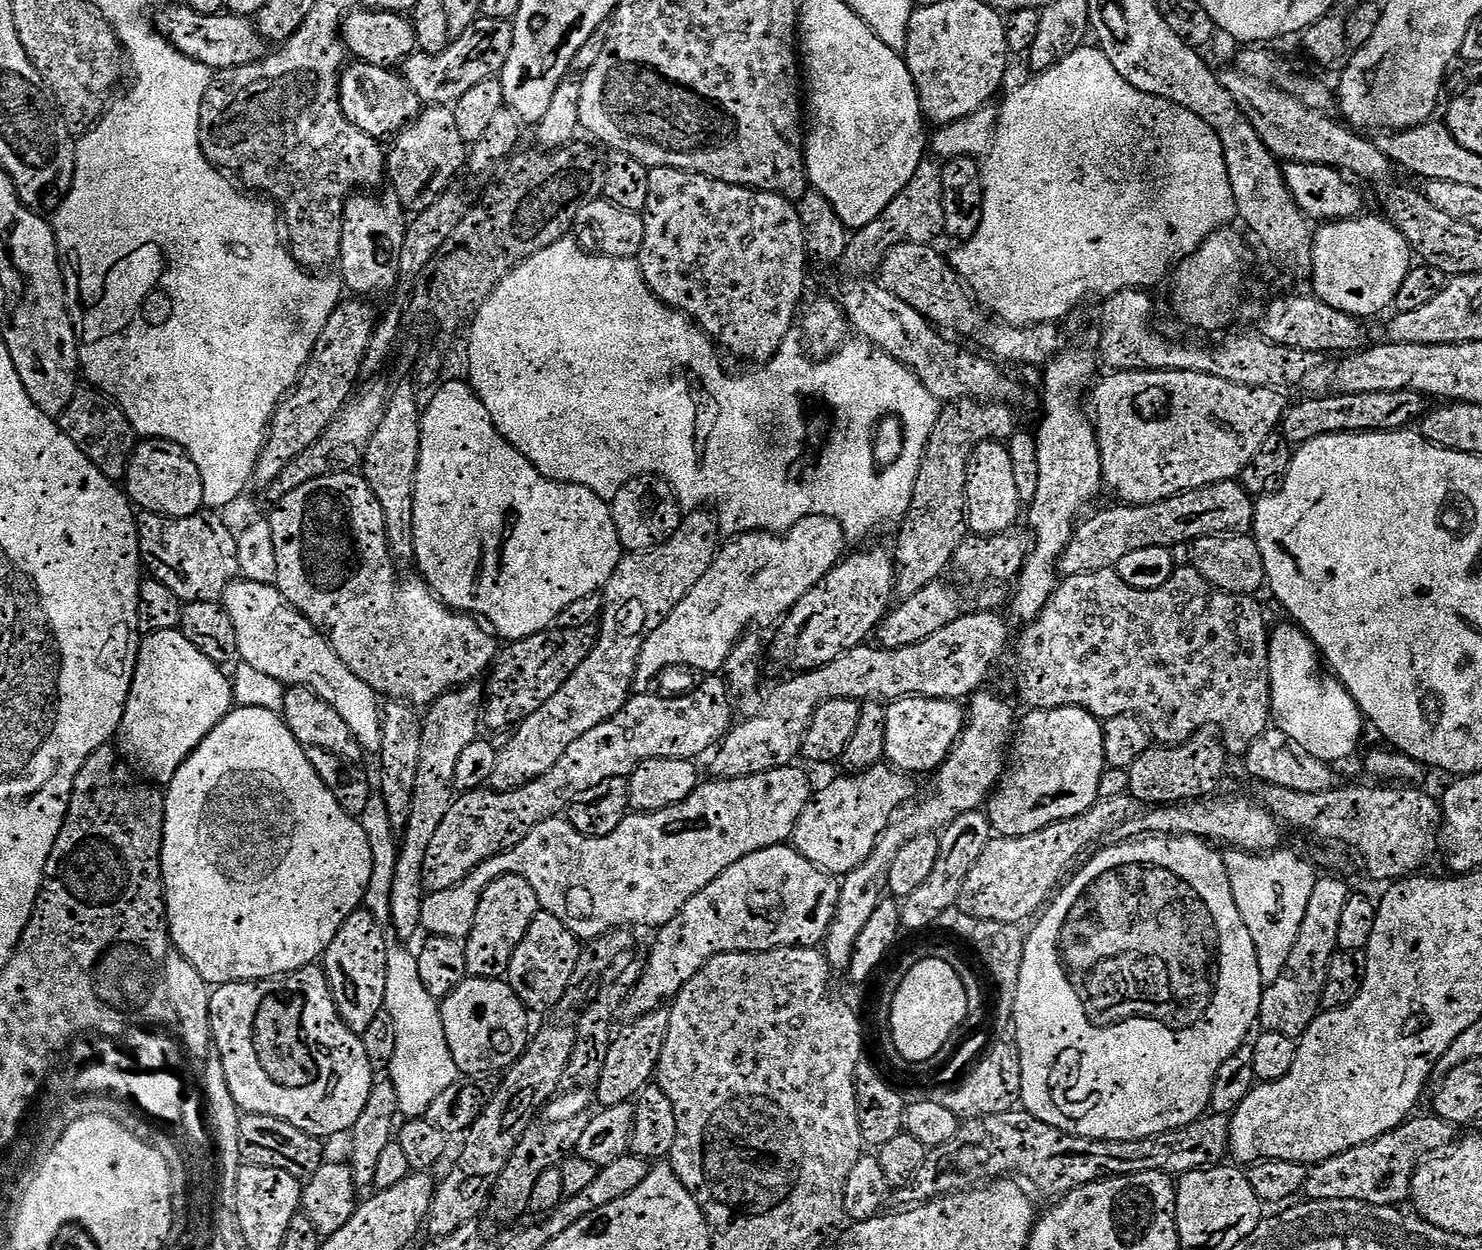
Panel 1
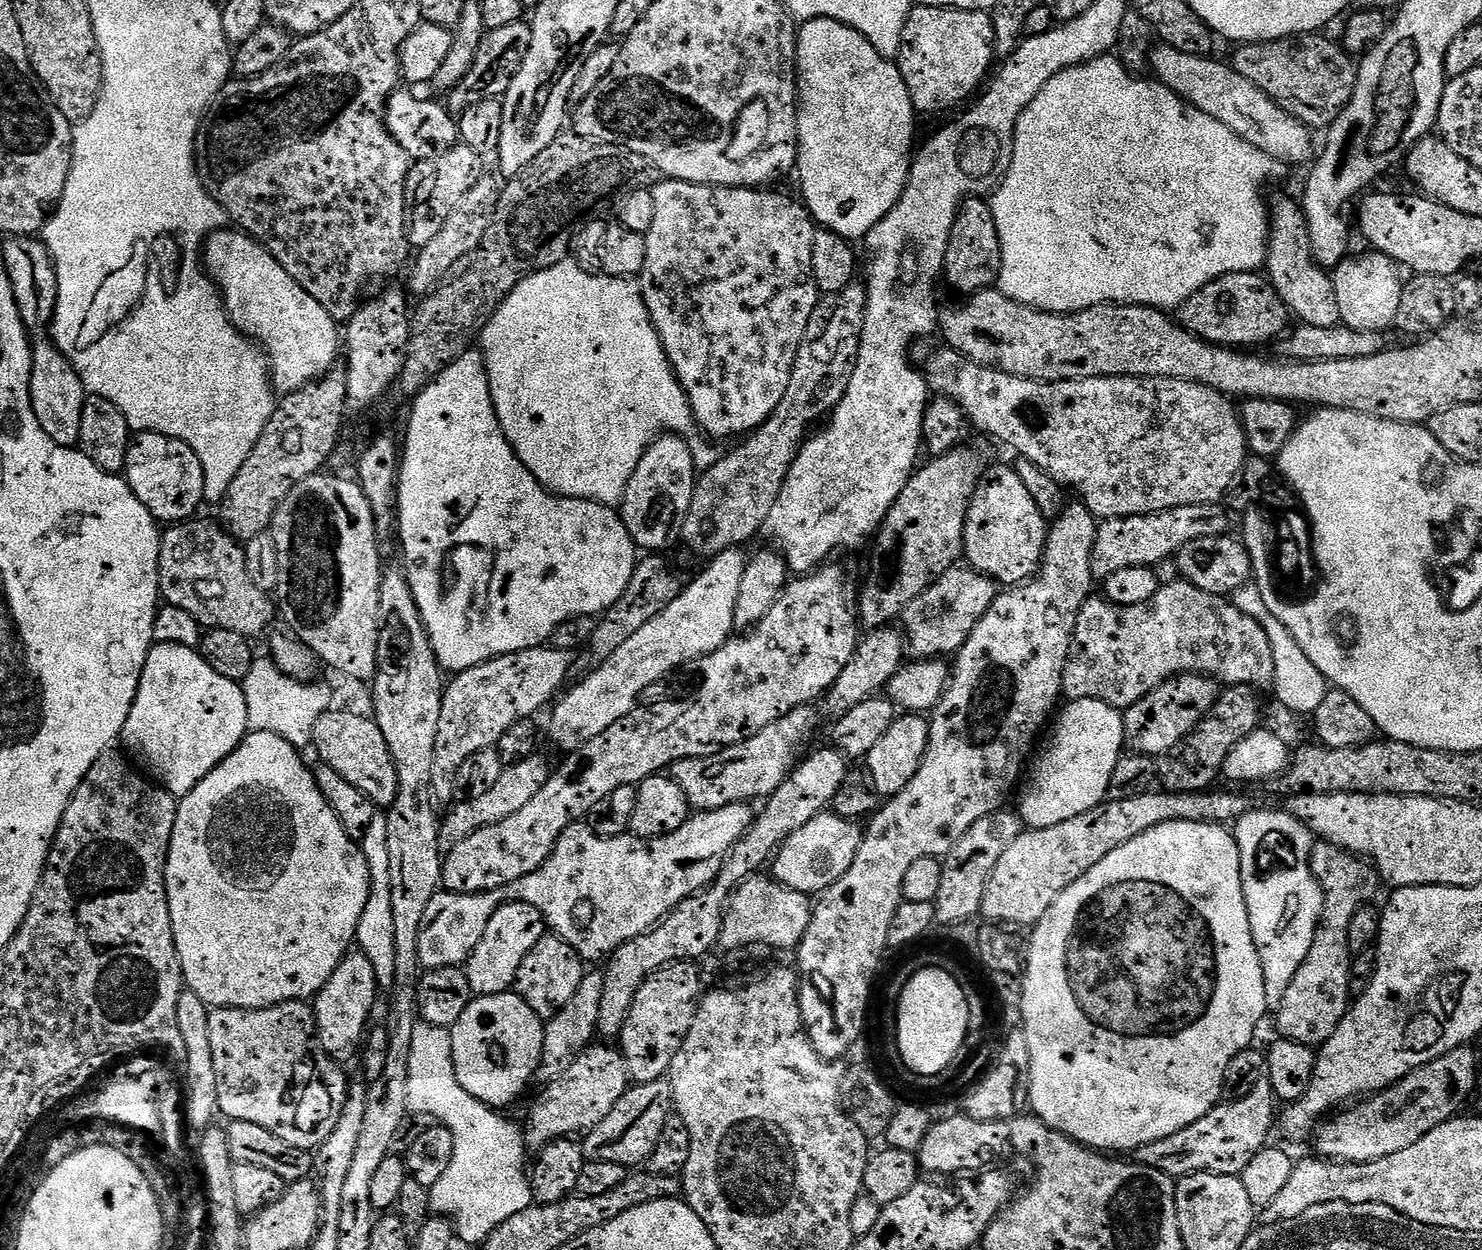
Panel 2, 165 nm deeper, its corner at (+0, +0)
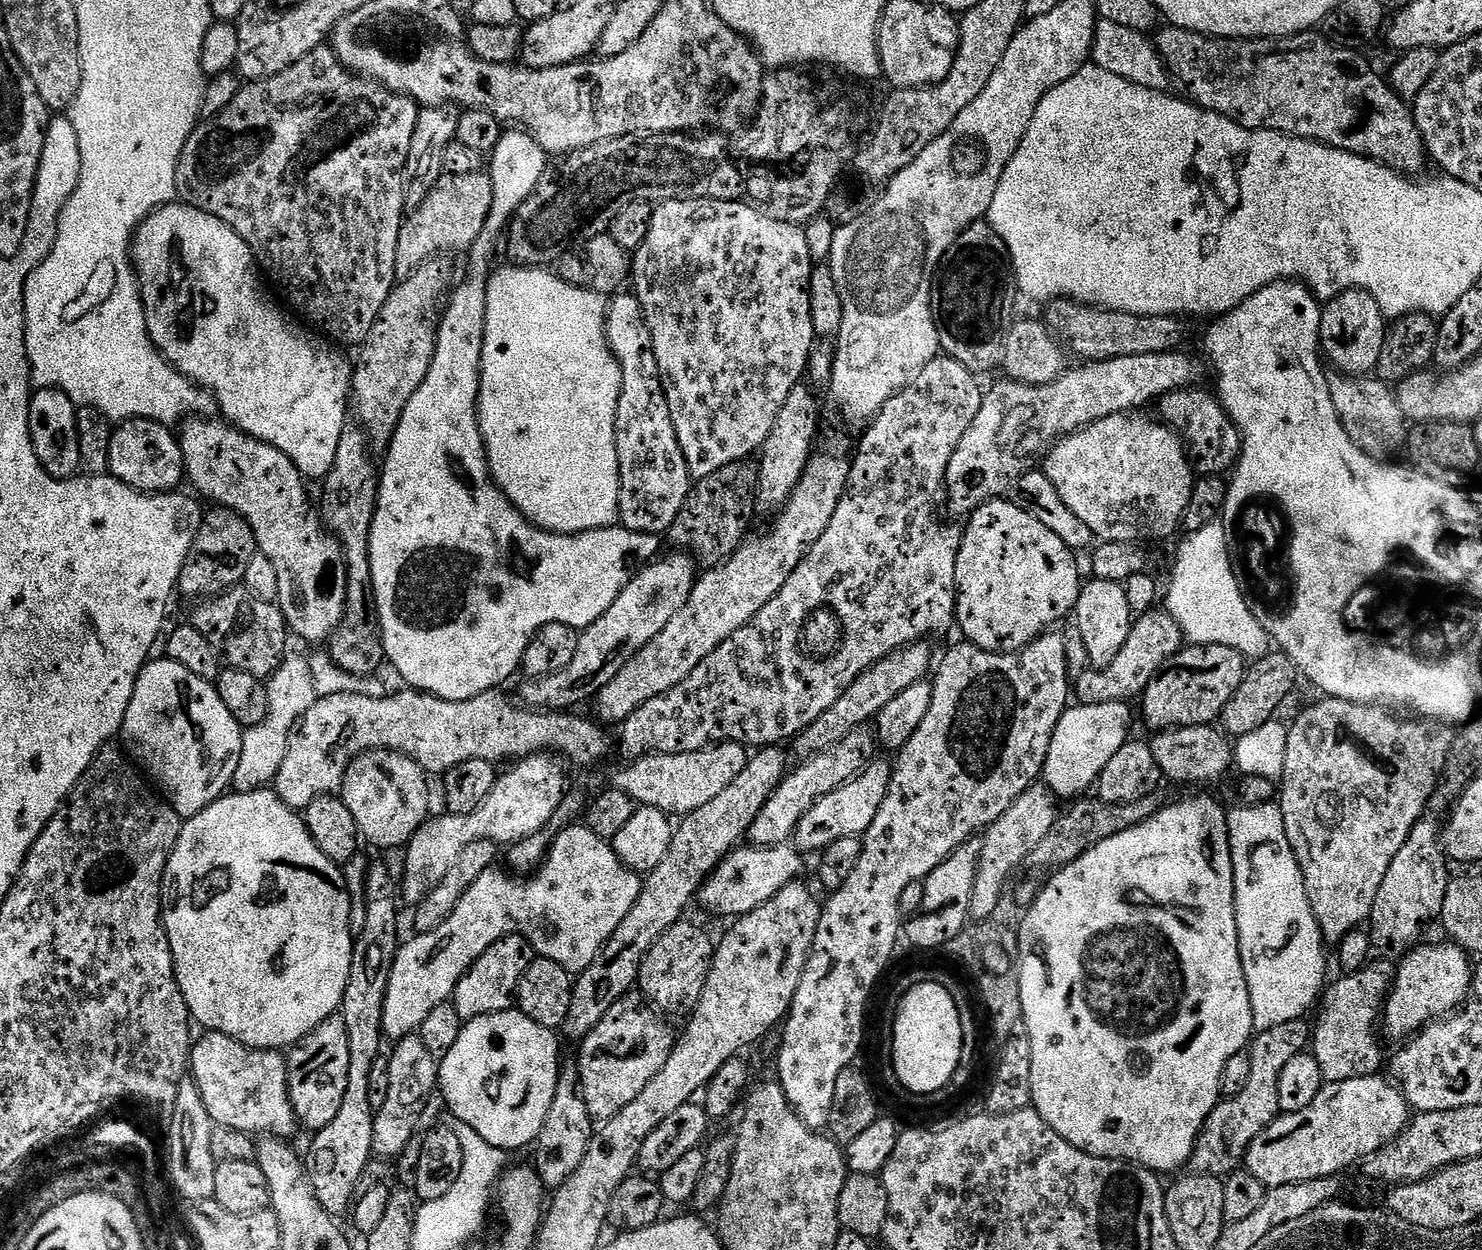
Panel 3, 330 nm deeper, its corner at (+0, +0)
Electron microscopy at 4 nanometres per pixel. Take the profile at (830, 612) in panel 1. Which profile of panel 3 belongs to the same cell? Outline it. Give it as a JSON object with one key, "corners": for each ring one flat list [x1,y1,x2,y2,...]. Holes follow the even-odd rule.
{"corners":[[1177,350,1174,352,1159,352,1158,354,1134,354,1133,356,1119,356,1113,360,1097,360,1095,362,1085,363,1084,368,1076,368,1065,371,1056,380,1051,380,1049,384,1018,384,1014,380,1007,378,1001,379,1001,384,996,384,992,389,987,389,984,392,984,401,982,406,978,410,978,414,974,414,974,422,970,422,970,430,966,430,966,434,962,434,962,442,958,442,958,450,954,450,954,454,950,458,950,466,946,470,944,475,944,483,946,485,946,496,948,492,948,508,956,516,961,518,967,518,976,511,977,508,983,506,988,500,995,500,1003,497,1004,492,1008,487,1015,485,1019,481,1020,477,1025,476,1028,472,1033,471,1037,467,1038,461,1048,455,1049,448,1056,443,1062,436,1069,436,1072,432,1078,432,1080,429,1085,428,1087,424,1093,424,1098,422,1102,418,1107,416,1113,416,1119,412,1131,412,1133,410,1143,409,1143,404,1148,404,1151,400,1159,401,1161,398,1168,395,1169,392,1175,392,1177,390,1188,390,1196,384,1204,376,1204,364,1205,361,1199,360,1196,356,1187,356,1184,350]]}

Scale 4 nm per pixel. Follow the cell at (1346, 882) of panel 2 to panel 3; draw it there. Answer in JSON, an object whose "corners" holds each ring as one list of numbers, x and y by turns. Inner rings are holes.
{"corners":[[1320,698,1317,704,1312,704,1296,721,1291,721,1288,729,1288,745,1286,746,1286,762,1282,775,1282,787,1278,792,1278,807,1284,815,1286,832,1292,843,1294,854,1300,863,1304,875,1304,885,1312,903,1316,920,1320,924,1320,932,1329,945,1339,945,1344,936,1351,931,1359,929,1369,919,1378,890,1382,887,1382,880,1390,869,1390,864,1398,855,1398,850,1405,845,1411,831,1420,818,1422,818,1431,795,1439,785,1447,759,1450,758,1452,743,1457,733,1448,728,1447,723,1431,718,1408,718,1403,720,1400,716,1391,716,1387,707,1378,704,1359,704,1353,700,1337,700,1335,698]]}

